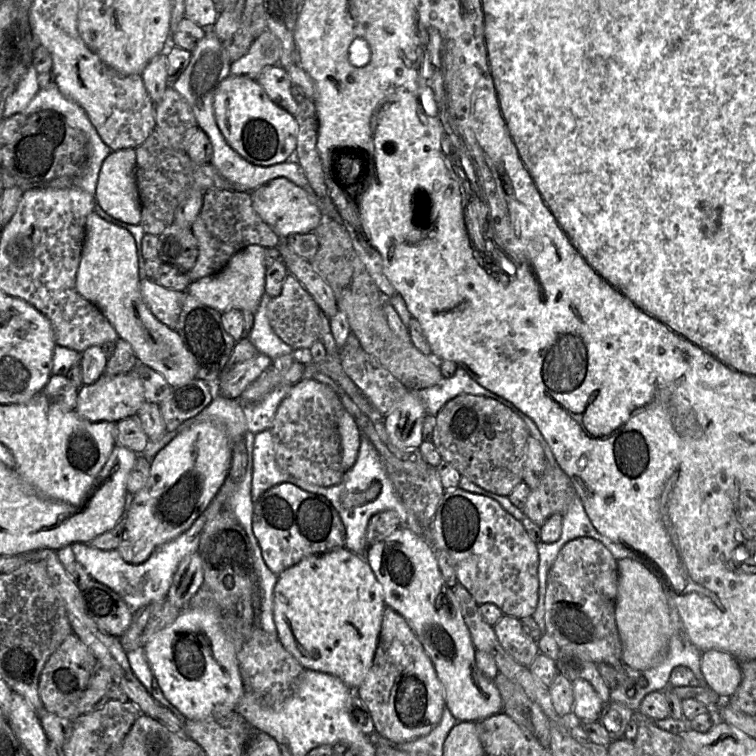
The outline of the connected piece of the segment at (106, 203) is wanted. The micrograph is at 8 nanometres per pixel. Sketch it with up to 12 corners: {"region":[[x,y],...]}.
{"region":[[135,149],[102,164],[95,203],[128,224],[141,218]]}

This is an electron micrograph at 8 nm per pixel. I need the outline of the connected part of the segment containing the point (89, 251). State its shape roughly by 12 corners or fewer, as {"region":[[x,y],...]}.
{"region":[[86,218],[76,289],[172,387],[200,366],[142,297],[133,236]]}

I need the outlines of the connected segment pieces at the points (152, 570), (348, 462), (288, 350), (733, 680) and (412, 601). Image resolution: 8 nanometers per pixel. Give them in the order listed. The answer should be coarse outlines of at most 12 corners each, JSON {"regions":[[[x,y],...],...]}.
{"regions":[[[205,515],[141,564],[76,542],[91,578],[135,613],[167,598],[181,561],[197,551]],[[343,405],[337,411],[341,467],[356,462],[361,430]],[[266,292],[254,313],[248,339],[273,360],[292,354],[269,324]],[[721,649],[702,652],[705,685],[728,703],[742,673]],[[399,526],[365,558],[458,722],[503,711],[430,544]]]}

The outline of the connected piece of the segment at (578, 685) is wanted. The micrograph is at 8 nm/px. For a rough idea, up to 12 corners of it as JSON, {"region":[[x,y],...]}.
{"region":[[572,681],[573,716],[579,722],[600,719],[604,704],[592,685]]}

